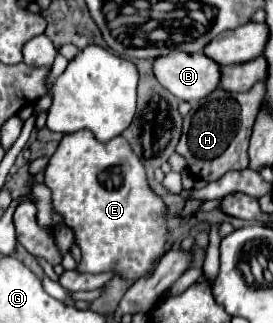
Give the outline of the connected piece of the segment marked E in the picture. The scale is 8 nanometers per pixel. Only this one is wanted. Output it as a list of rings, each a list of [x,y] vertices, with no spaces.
[[[89,129],[77,131],[73,135],[63,135],[57,151],[51,155],[45,167],[45,185],[51,189],[55,211],[65,217],[67,227],[71,227],[75,233],[77,245],[83,255],[81,263],[77,265],[81,273],[103,273],[117,269],[117,275],[121,277],[139,279],[147,277],[149,271],[153,271],[165,251],[165,203],[149,189],[145,167],[141,165],[141,161],[137,161],[137,157],[133,157],[129,143],[121,135],[107,143],[97,141]]]

